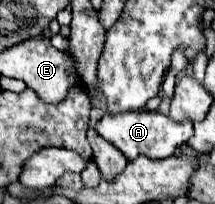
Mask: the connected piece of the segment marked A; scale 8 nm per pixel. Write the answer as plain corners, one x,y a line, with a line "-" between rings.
137,110
137,112
123,112
123,114
107,114
97,124
97,132
111,140
129,160
135,160
137,156
149,156
149,158
169,158
175,148
183,142
187,142
193,136
193,122
183,120
175,122
171,116
165,116
161,112
149,112
149,110

